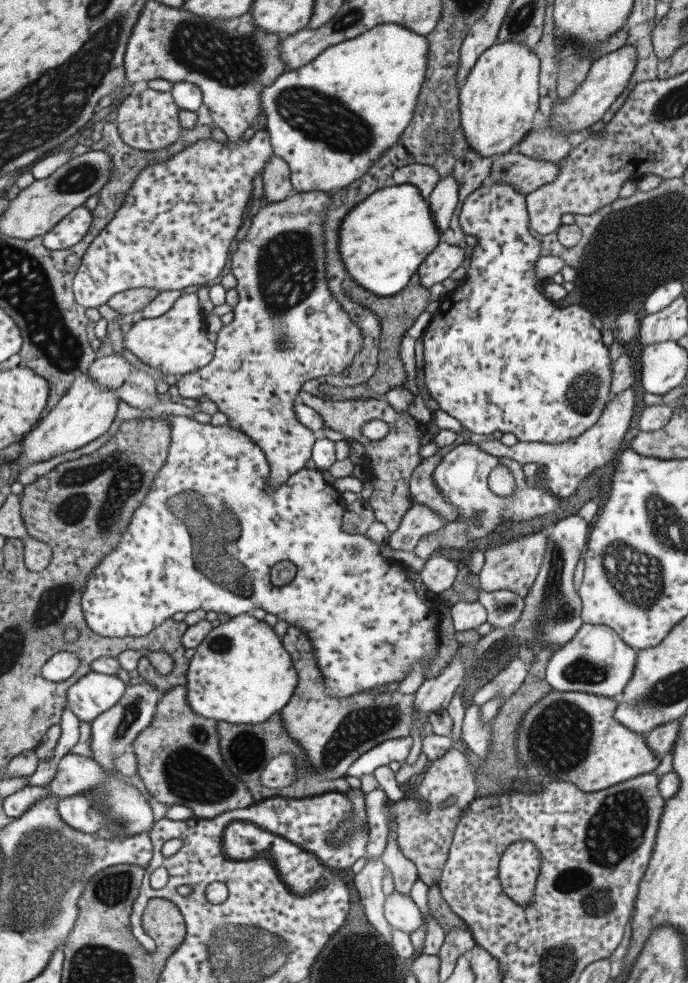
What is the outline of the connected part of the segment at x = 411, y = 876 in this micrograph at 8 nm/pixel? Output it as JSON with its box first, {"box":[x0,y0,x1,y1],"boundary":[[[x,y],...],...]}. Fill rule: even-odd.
{"box":[381,821,419,896],"boundary":[[[392,821],[390,823],[387,846],[382,853],[381,859],[393,876],[395,890],[398,890],[404,896],[410,896],[410,890],[412,890],[412,886],[414,886],[414,882],[416,882],[419,876],[416,864],[402,854],[396,838],[396,821]]]}

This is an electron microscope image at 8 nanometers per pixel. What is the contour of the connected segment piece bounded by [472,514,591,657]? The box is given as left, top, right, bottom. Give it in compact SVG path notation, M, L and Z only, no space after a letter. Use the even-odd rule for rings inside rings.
M577 514L558 522L554 528L550 528L547 534L548 547L544 555L541 570L534 584L530 586L528 594L524 596L524 608L516 624L508 628L496 628L480 638L474 647L476 656L481 657L494 644L512 638L523 644L532 644L534 641L549 646L551 644L566 644L576 636L583 624L581 618L581 598L575 590L572 580L578 560L588 542L588 528L591 523Z

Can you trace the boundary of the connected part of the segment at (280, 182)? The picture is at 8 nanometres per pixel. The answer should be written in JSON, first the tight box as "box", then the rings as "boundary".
{"box":[262,156,295,202],"boundary":[[[272,156],[262,172],[265,202],[280,202],[295,193],[291,183],[291,172],[287,162],[279,156]]]}

